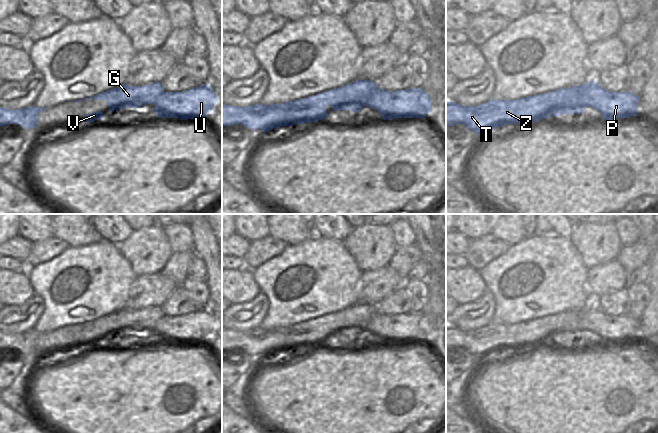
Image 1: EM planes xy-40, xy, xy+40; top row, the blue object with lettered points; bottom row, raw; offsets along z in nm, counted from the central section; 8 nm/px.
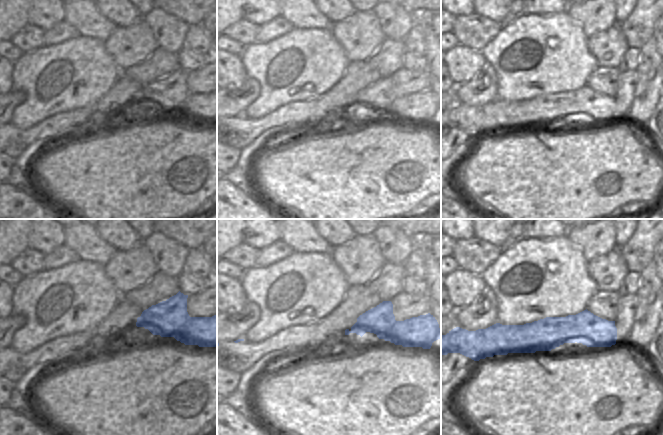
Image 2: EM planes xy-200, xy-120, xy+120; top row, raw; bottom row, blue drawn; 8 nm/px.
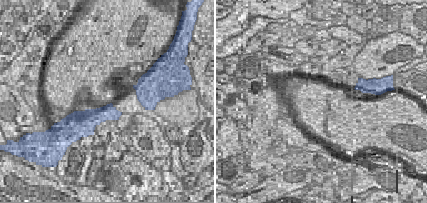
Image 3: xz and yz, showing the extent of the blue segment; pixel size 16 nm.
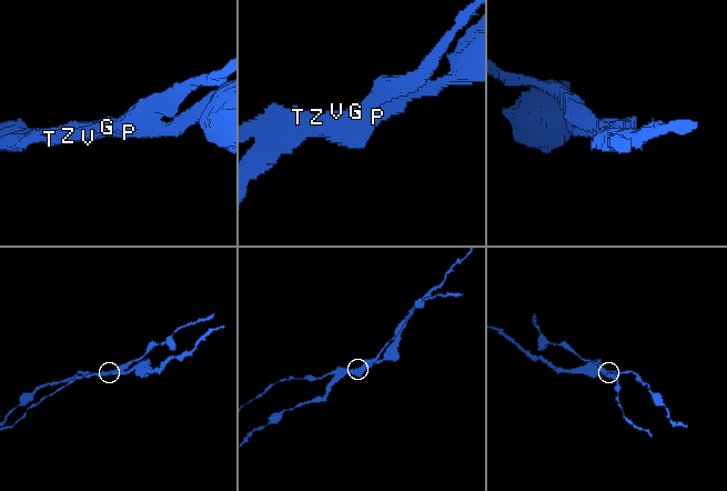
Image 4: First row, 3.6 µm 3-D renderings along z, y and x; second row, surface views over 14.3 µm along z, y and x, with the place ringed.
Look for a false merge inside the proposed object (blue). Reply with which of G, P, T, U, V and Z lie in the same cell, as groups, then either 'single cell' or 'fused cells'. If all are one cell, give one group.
G T V Z / P U | fused cells

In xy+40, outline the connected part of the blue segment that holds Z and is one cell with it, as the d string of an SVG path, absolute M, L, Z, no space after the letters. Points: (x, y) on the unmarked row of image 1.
M561 312L517 324L489 324L477 330L461 330L446 324L446 348L462 346L479 360L507 348L530 348L544 342L544 336L554 328L569 328L579 312Z

